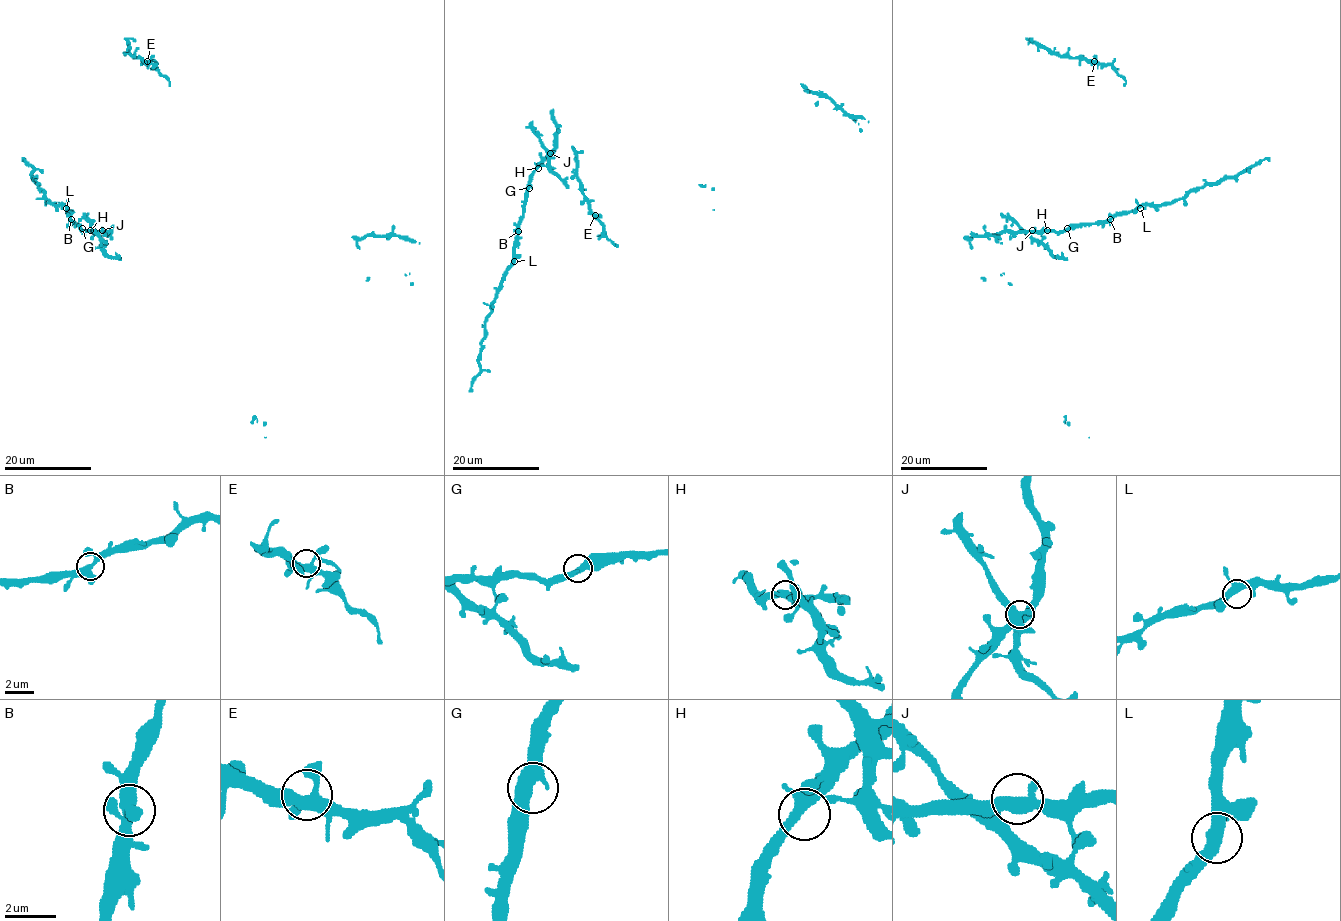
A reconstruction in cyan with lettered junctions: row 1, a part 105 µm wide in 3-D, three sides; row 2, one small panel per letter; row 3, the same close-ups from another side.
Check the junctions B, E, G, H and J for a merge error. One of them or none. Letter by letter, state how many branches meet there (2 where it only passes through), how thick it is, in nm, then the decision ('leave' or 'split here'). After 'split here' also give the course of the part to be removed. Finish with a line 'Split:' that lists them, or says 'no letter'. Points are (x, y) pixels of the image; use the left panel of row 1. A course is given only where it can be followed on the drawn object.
B: branches 3; calibre 400 nm; leave
E: branches 3; calibre 400 nm; leave
G: branches 2; calibre 480 nm; leave
H: branches 3; calibre 380 nm; leave
J: branches 3; calibre 400 nm; leave
Split: no letter

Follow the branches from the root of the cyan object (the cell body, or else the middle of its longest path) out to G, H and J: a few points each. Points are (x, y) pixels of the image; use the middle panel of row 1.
G: (568, 187), (551, 169), (549, 152), (551, 154), (536, 169), (529, 188)
H: (568, 187), (551, 169), (551, 153), (538, 168)
J: (568, 187), (551, 169), (550, 153)

